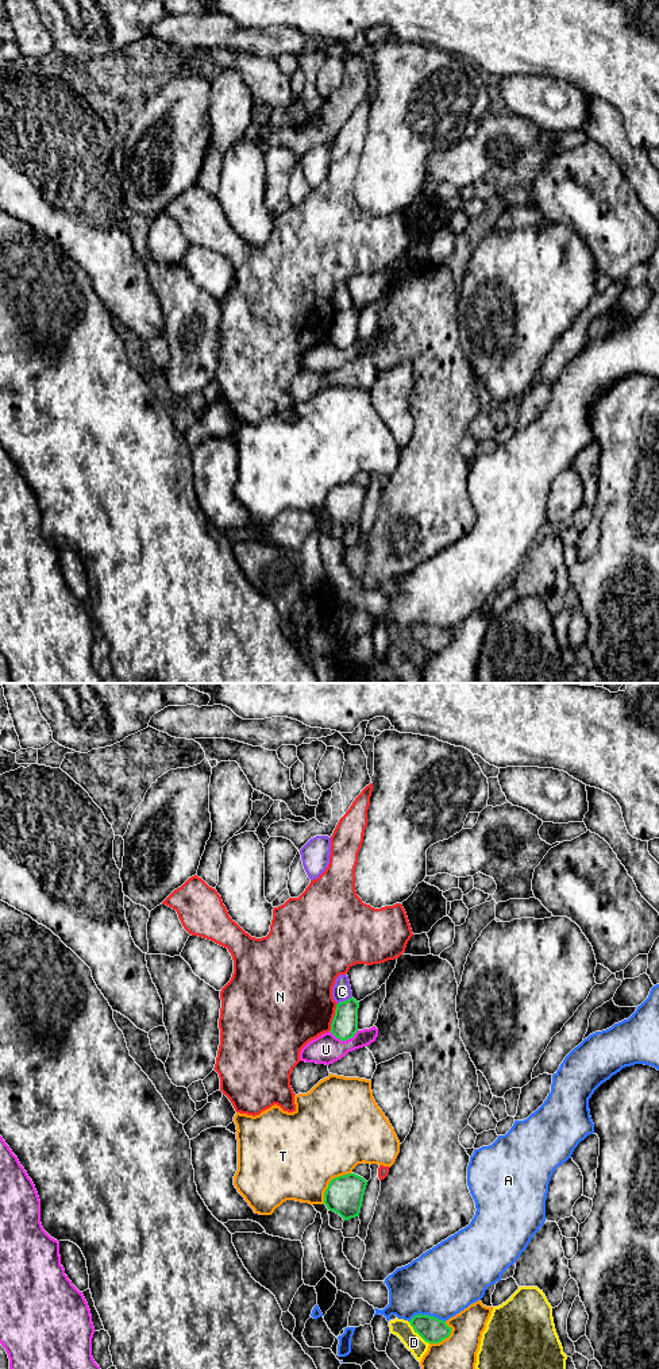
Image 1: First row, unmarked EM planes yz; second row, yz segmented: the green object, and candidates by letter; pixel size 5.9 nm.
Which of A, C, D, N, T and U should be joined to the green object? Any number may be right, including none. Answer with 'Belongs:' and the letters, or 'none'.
Belongs: none

